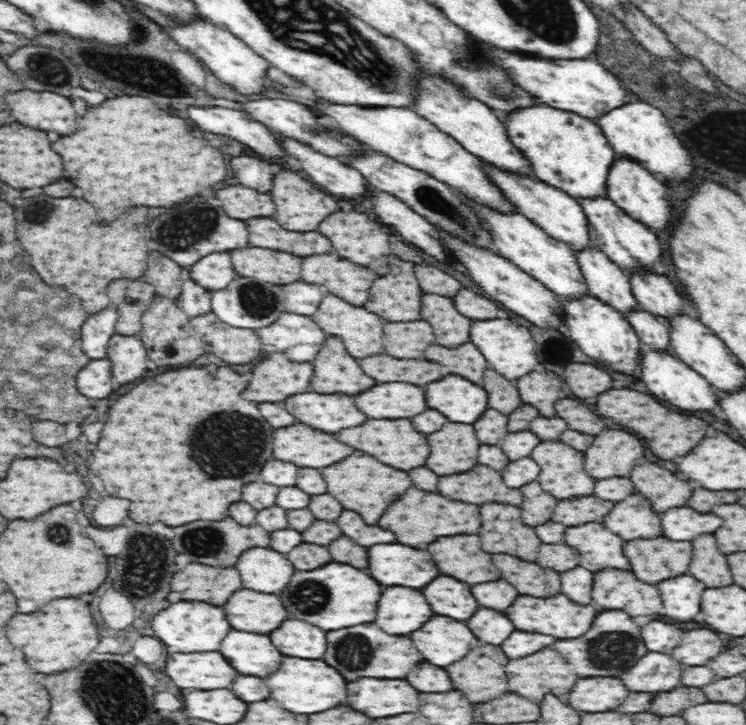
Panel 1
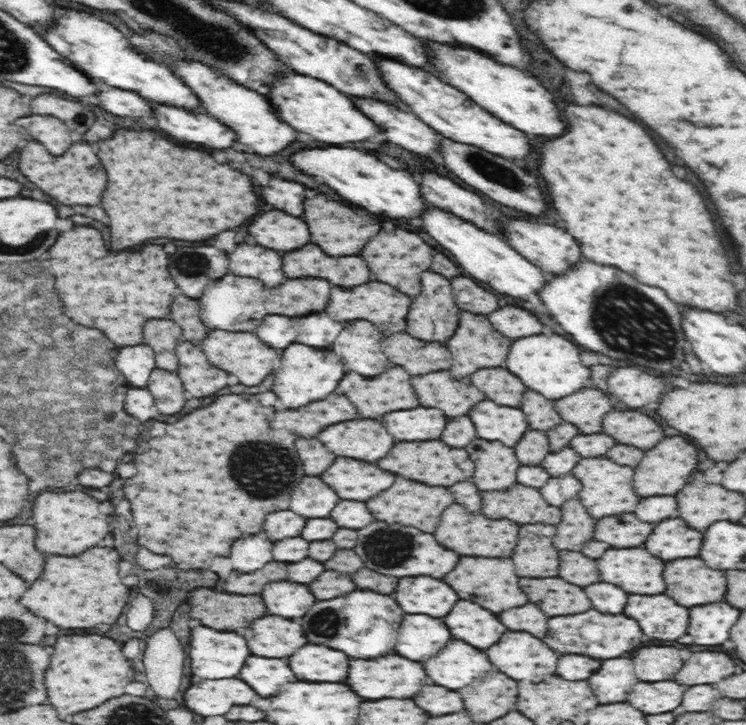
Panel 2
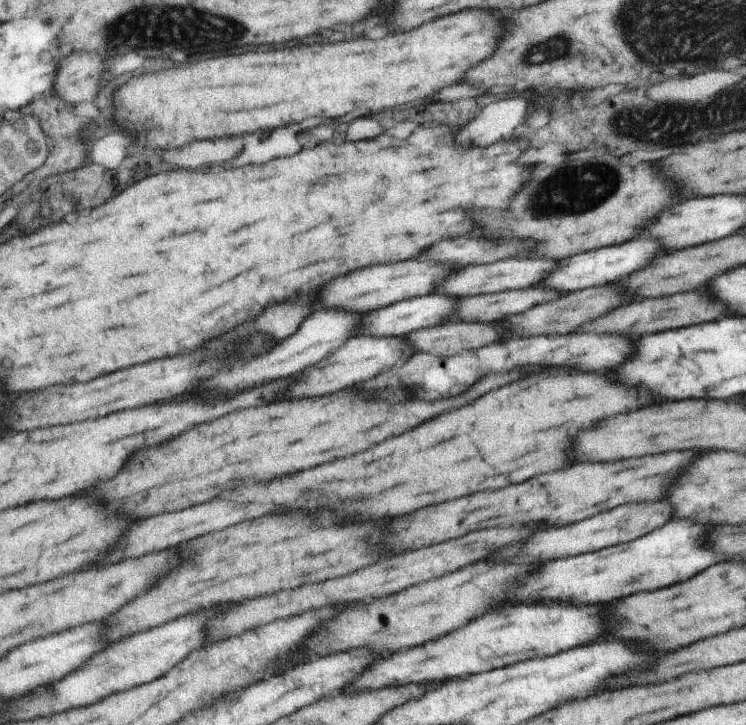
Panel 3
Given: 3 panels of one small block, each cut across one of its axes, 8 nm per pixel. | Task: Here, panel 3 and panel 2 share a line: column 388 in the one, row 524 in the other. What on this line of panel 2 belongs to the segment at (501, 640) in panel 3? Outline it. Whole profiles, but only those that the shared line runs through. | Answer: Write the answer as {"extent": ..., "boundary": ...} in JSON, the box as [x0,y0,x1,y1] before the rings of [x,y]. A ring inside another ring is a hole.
{"extent":[644,518,702,560],"boundary":[[[668,518],[654,526],[654,536],[650,536],[644,546],[662,560],[694,558],[700,552],[702,534],[688,528],[680,518]]]}

